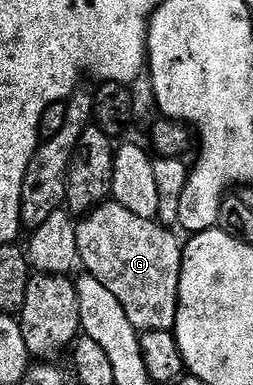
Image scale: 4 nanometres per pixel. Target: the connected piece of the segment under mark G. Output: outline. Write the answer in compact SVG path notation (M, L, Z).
M104 202L98 208L91 209L78 221L77 224L77 250L79 251L79 264L84 268L86 275L97 278L97 282L103 283L112 294L113 298L117 298L117 302L121 302L121 306L125 309L125 315L129 317L129 322L133 322L133 326L138 328L140 333L152 332L153 330L161 330L162 332L170 332L174 329L175 319L177 318L177 306L179 305L179 283L181 282L181 266L183 265L183 244L174 236L170 227L164 226L154 219L146 220L133 214L130 210L125 210L124 206L116 202Z

